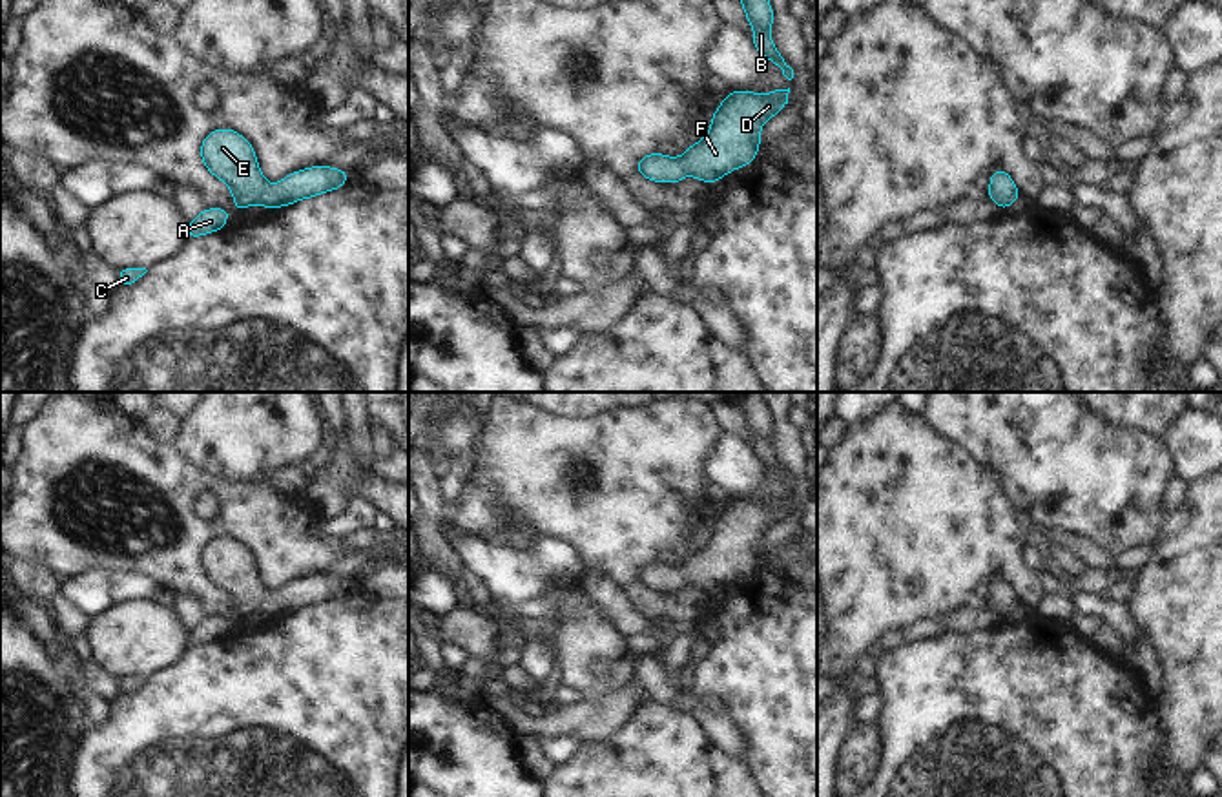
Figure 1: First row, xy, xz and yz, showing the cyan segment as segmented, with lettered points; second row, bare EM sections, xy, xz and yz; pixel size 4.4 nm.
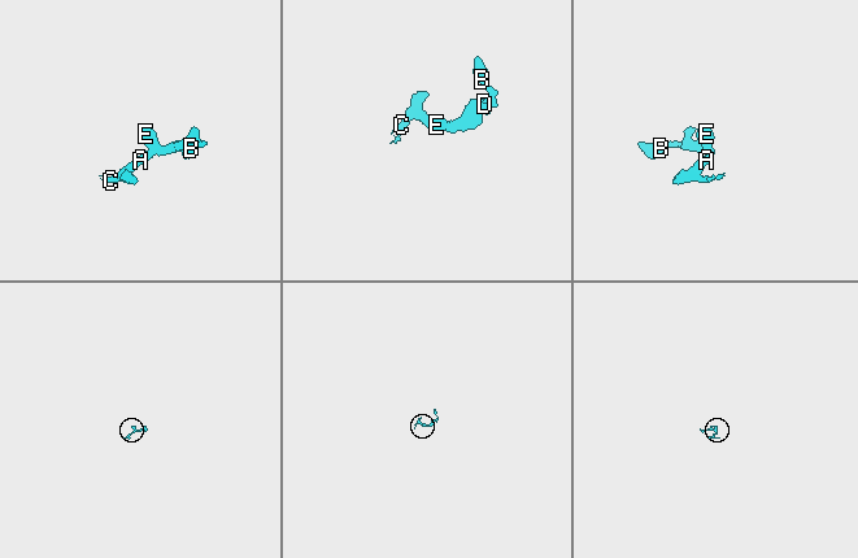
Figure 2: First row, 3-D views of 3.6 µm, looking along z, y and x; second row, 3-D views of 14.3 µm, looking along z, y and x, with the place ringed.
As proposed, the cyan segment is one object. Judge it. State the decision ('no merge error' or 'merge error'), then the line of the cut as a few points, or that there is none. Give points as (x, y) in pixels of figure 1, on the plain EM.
no merge error; no cut

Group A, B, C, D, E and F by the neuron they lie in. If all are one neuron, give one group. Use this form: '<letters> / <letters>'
A B C D E F

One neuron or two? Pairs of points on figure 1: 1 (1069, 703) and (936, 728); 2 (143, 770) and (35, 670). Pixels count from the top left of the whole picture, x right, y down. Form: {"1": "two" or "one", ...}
{"1": "one", "2": "two"}

